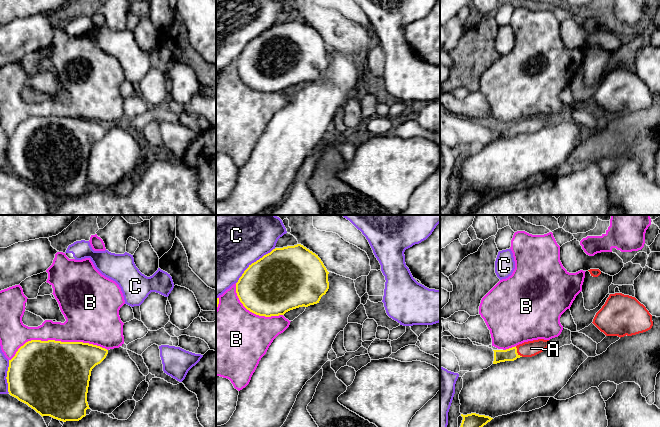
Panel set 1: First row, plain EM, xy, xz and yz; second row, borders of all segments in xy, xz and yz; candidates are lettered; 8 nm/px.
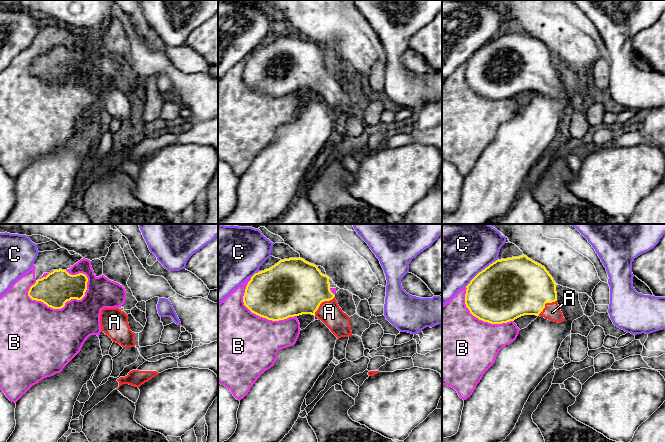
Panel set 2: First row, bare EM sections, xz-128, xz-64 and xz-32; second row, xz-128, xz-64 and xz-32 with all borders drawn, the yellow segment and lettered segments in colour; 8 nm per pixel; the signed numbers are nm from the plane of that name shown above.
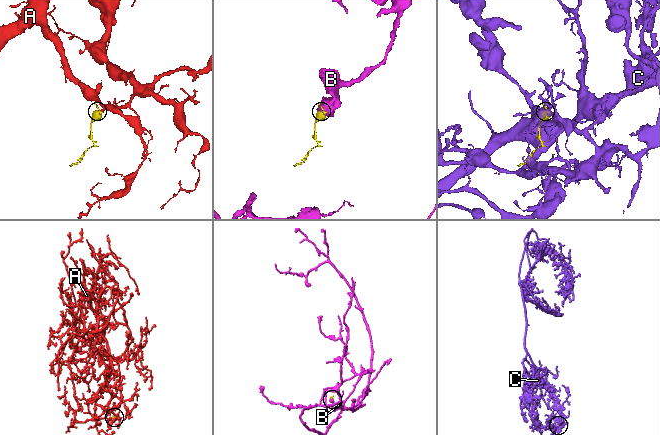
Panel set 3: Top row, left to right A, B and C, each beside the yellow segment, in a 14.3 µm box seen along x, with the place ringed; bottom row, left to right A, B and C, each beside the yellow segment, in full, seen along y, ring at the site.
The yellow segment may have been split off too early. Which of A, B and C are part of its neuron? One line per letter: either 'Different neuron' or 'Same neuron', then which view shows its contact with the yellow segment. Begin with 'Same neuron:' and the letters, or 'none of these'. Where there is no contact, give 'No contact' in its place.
Same neuron: A
A: Same neuron. Touches yellow in yz
B: Different neuron. Touches yellow in xy
C: Different neuron. Touches yellow in xz

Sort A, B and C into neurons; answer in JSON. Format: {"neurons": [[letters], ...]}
{"neurons": [["A"], ["B"], ["C"]]}

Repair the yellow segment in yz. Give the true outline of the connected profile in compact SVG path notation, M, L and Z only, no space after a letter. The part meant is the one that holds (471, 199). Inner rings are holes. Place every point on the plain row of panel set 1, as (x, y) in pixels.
M471 189L467 191L461 190L463 193L460 205L454 215L471 215L472 212L493 194L485 191Z

